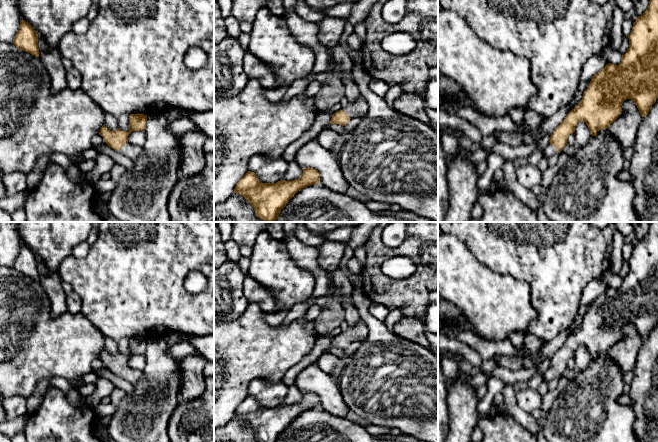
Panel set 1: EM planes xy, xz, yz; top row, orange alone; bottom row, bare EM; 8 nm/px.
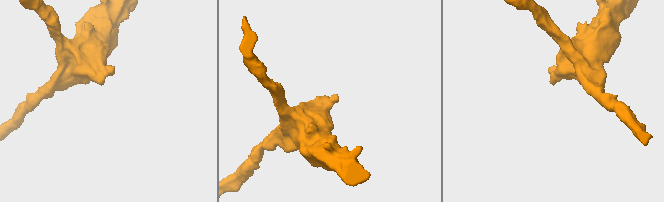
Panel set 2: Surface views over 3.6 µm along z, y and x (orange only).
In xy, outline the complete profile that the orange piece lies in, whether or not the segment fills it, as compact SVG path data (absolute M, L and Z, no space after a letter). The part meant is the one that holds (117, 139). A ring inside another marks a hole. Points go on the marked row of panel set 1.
M130 114L128 132L125 132L120 128L116 131L110 131L105 125L103 125L99 134L103 137L104 141L110 148L119 151L122 155L135 162L144 152L143 147L129 144L127 139L131 132L145 130L146 122L147 115Z

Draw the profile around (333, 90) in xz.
M323 72L316 74L314 80L323 85L315 96L316 110L325 111L337 105L345 96L345 87L338 76Z

